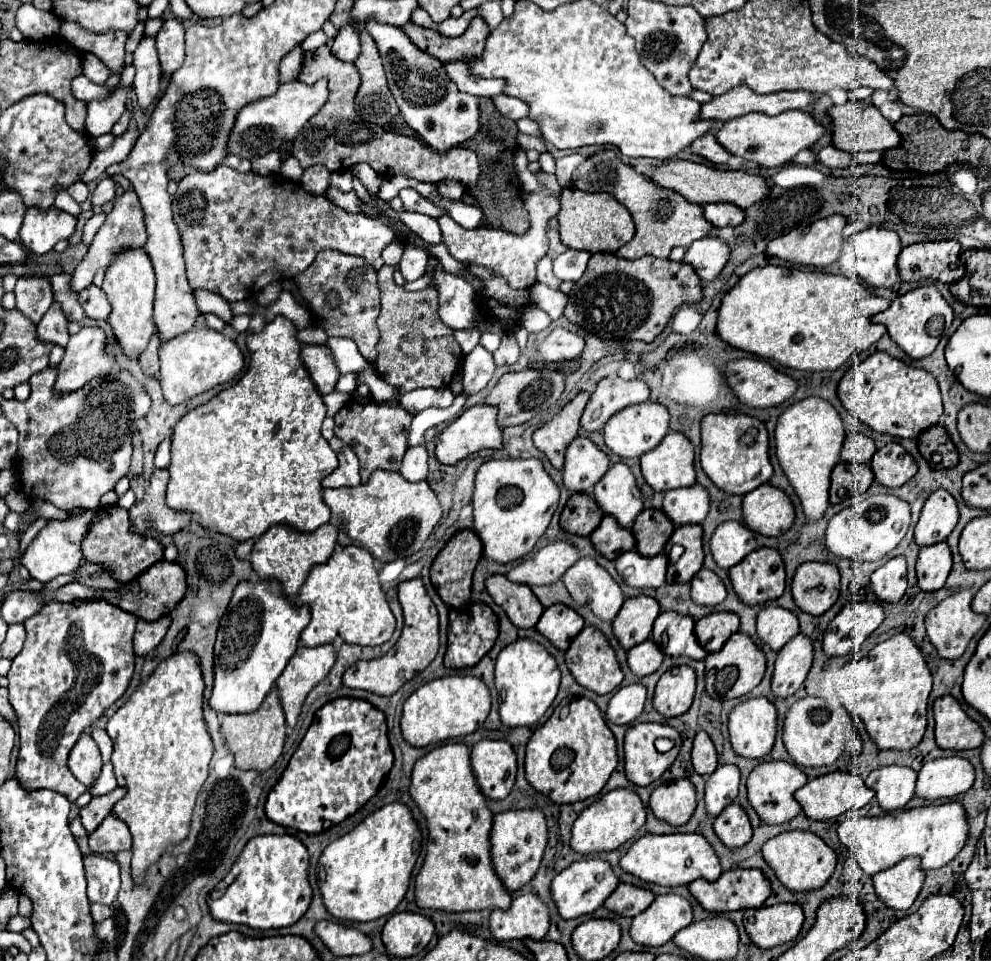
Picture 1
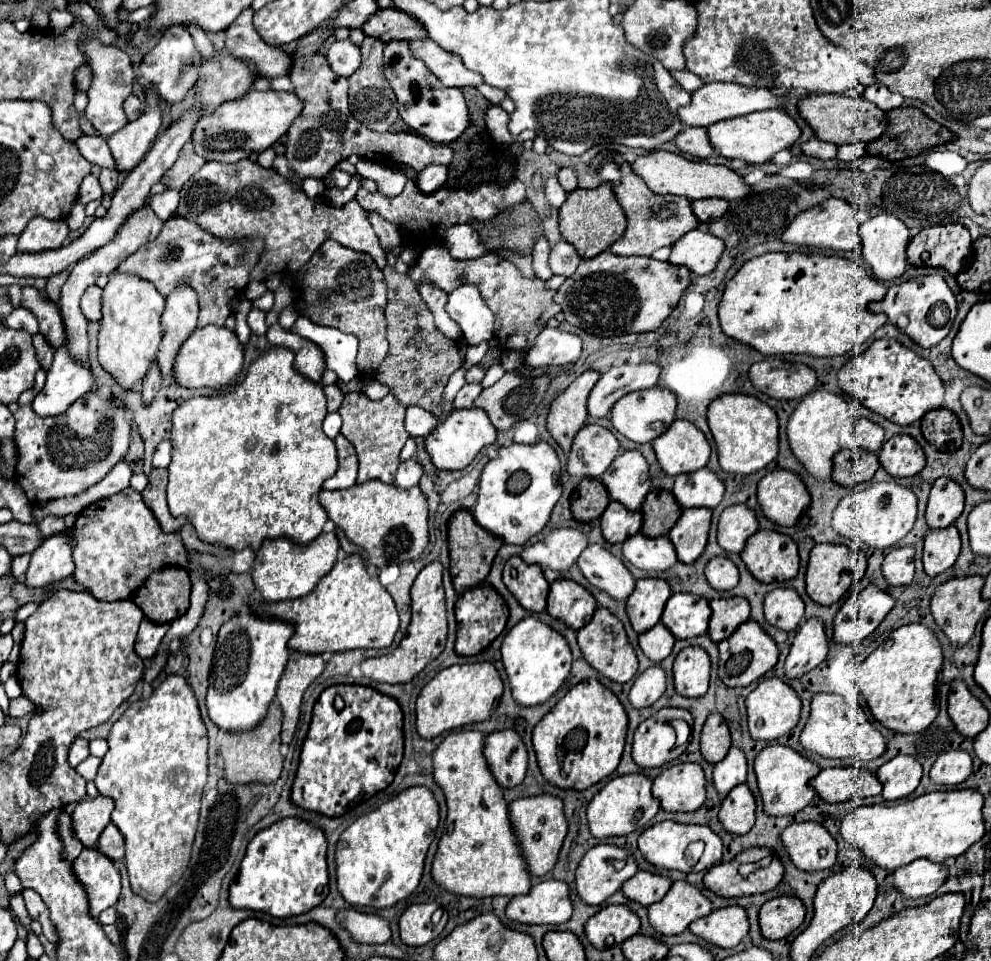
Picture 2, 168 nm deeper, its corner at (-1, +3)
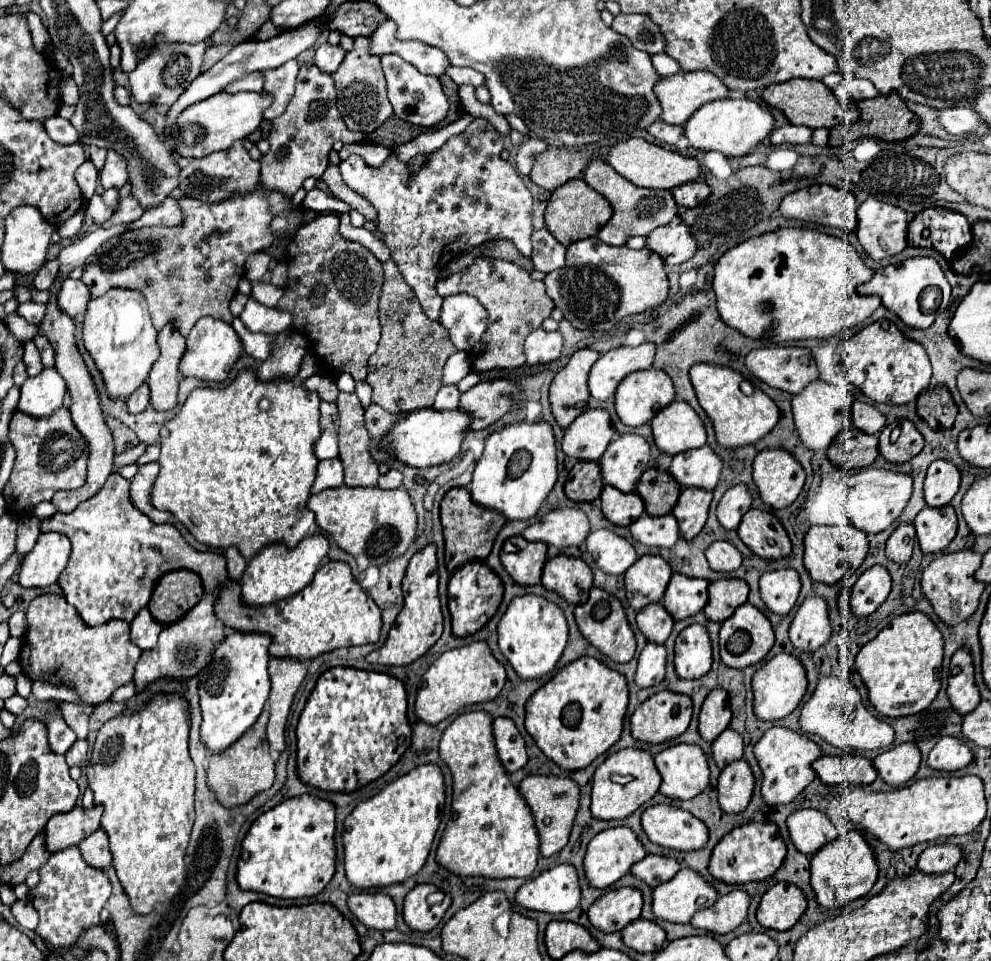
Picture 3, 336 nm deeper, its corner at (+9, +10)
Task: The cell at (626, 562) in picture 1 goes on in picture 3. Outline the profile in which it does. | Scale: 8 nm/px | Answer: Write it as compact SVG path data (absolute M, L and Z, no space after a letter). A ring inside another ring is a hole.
M645 512L629 526L629 530L637 542L647 546L673 548L673 544L679 540L677 518L673 514L651 516Z

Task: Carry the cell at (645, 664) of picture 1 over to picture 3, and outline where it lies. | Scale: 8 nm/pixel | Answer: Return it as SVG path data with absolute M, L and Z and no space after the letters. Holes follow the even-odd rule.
M653 602L641 608L641 612L637 614L637 626L647 636L647 640L653 640L659 644L659 642L665 642L667 636L671 634L673 618L661 602Z

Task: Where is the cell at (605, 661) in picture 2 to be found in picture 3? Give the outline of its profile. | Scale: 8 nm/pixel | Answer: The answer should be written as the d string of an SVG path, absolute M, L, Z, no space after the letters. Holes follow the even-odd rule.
M591 588L587 602L579 604L575 608L575 620L581 630L581 634L597 646L603 654L607 654L615 662L629 662L635 656L635 636L629 628L625 610L621 606L621 600L613 594L607 594L601 588ZM599 600L609 600L611 604L611 614L605 620L595 620L591 616L591 608Z

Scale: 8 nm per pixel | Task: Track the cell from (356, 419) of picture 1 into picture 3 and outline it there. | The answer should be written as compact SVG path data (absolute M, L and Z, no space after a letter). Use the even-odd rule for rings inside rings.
M339 394L337 400L337 408L339 408L339 458L343 462L345 468L345 484L347 486L377 486L377 478L379 478L379 470L377 464L373 462L373 458L369 456L369 434L365 430L363 424L363 406L357 398L357 394Z

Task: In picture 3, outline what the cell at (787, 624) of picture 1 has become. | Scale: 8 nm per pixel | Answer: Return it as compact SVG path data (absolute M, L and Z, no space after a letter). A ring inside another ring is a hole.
M781 568L765 572L759 580L759 586L761 586L761 598L771 612L789 614L789 610L797 602L801 580L793 568Z

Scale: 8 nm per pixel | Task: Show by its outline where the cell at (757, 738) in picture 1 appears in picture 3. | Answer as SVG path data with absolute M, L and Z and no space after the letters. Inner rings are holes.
M781 652L781 654L773 656L771 660L767 660L753 676L755 714L759 720L781 720L799 706L805 692L807 692L805 666L793 654Z

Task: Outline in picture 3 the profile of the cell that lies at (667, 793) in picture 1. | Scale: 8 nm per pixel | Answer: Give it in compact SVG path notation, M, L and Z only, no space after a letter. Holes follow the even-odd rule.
M673 744L655 756L663 778L659 792L669 798L689 800L709 786L707 756L697 744Z

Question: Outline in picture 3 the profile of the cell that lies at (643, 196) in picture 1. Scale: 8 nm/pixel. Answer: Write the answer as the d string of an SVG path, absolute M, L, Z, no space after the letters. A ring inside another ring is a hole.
M597 158L587 166L583 180L611 202L613 216L597 234L597 238L603 240L605 244L621 246L631 236L647 236L651 230L669 224L677 216L677 204L671 196L671 190L639 188L639 186L631 184L629 180L625 180L623 176L619 176L609 164L605 164L603 158Z

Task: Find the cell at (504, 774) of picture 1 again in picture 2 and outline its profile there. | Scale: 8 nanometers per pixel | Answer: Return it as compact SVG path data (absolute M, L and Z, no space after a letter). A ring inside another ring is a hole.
M507 729L487 735L483 753L489 771L501 787L515 787L523 781L527 771L527 749L515 731Z

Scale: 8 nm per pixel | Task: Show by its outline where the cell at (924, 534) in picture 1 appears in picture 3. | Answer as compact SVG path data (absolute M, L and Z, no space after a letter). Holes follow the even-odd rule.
M935 460L925 478L925 502L933 508L941 508L951 502L959 490L961 472L949 460Z

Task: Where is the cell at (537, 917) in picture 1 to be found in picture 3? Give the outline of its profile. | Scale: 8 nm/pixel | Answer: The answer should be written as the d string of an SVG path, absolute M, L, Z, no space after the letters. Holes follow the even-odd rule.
M559 864L527 880L517 892L517 904L523 908L565 914L579 906L581 886L575 866Z

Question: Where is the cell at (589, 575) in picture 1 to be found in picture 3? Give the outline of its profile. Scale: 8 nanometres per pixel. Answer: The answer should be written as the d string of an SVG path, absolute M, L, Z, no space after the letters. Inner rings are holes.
M599 528L587 536L587 550L607 574L625 574L637 560L635 546L607 528Z

